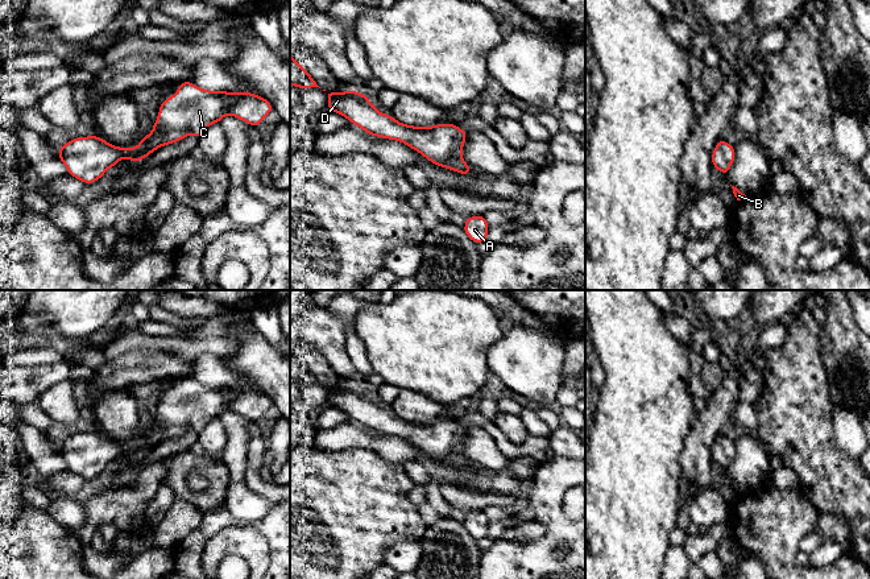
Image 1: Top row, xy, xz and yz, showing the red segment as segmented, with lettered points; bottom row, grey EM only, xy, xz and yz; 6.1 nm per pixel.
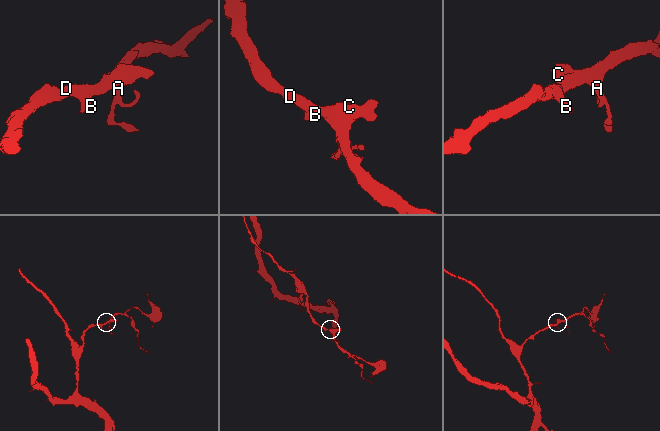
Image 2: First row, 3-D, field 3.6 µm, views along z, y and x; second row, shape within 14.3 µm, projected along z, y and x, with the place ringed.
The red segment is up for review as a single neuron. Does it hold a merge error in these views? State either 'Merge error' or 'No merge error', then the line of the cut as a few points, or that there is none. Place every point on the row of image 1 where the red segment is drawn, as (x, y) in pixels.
No merge error. No split

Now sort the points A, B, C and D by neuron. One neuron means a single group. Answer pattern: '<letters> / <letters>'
A B C D

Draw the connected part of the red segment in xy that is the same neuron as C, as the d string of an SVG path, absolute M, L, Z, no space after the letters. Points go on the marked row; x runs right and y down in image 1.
M190 80L179 83L177 94L161 104L153 131L142 136L136 148L108 144L100 136L75 137L58 148L58 158L69 175L86 185L99 181L105 171L117 166L121 158L141 161L158 148L183 140L186 136L203 136L214 123L232 115L252 127L260 127L273 111L272 103L252 92L210 91Z

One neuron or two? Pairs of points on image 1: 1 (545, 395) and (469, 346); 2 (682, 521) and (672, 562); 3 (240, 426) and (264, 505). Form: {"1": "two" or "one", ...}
{"1": "two", "2": "two", "3": "one"}

